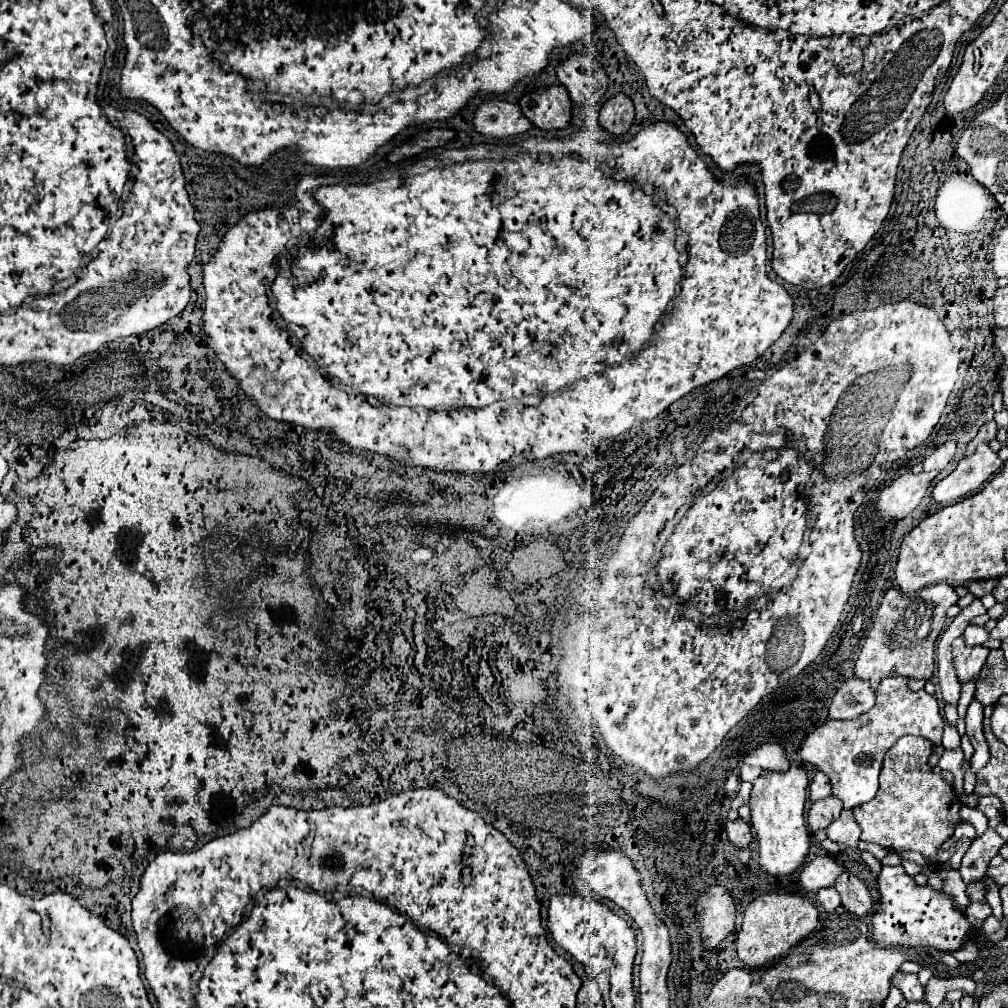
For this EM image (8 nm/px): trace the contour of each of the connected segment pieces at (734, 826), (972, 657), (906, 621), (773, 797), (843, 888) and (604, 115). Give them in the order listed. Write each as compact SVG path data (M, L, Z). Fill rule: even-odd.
M742 819L738 821L728 821L726 823L726 833L728 833L728 841L738 847L738 849L744 849L750 845L752 841L752 829L748 823L744 823Z
M958 637L954 643L954 665L956 665L956 673L960 683L968 683L972 679L978 679L980 669L986 663L986 657L990 653L990 649L986 649L984 645L966 645L962 637Z
M946 583L926 587L916 595L916 601L908 601L900 591L890 589L878 607L874 625L856 659L856 677L870 681L872 689L876 689L884 677L904 675L908 679L930 679L934 673L934 643L944 629L946 609L956 601L958 595ZM912 623L916 623L916 627L912 627Z
M792 757L788 771L762 771L752 789L752 827L758 833L760 865L770 875L788 875L802 867L810 839L804 825L804 803L808 789L808 775Z
M844 871L838 879L836 879L836 885L834 885L842 897L842 905L856 917L864 919L870 915L872 911L872 897L866 889L866 885L854 877L852 873Z
M618 93L614 95L610 101L604 103L604 107L600 109L600 125L610 133L610 135L624 135L632 123L634 123L634 105L632 101L624 95Z

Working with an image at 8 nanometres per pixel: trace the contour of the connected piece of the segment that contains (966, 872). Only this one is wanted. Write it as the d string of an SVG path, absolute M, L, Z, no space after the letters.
M988 827L978 839L972 841L970 849L966 851L962 865L960 865L960 875L966 883L980 881L990 865L990 859L998 855L1006 841L996 833L996 829Z

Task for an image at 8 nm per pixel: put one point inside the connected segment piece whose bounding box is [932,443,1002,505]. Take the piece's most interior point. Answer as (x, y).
(971, 472)

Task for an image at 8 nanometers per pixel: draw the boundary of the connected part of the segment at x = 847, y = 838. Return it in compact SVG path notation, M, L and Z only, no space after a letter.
M842 811L842 815L826 829L830 841L844 845L844 847L858 847L860 841L860 827L854 821L852 811Z

